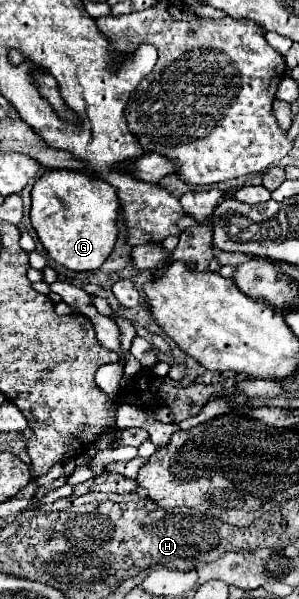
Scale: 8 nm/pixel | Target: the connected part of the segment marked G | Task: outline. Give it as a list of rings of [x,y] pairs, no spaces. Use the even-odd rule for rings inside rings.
[[[52,169],[40,175],[32,187],[30,221],[50,259],[70,271],[98,269],[118,237],[116,189],[102,179],[72,169]]]

